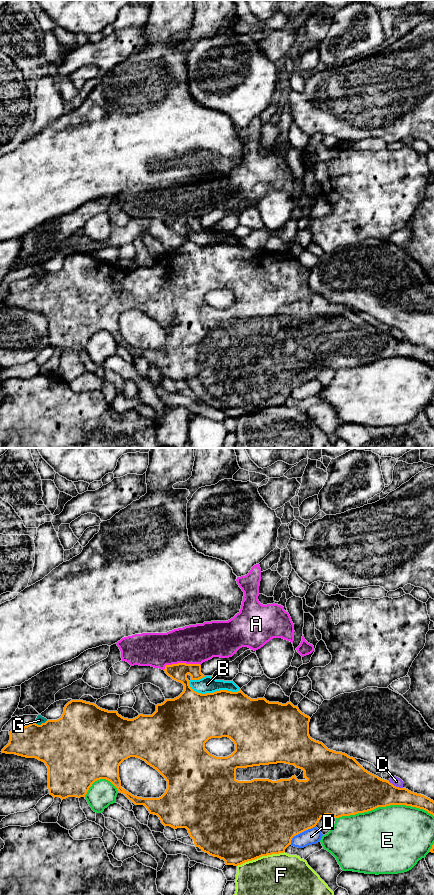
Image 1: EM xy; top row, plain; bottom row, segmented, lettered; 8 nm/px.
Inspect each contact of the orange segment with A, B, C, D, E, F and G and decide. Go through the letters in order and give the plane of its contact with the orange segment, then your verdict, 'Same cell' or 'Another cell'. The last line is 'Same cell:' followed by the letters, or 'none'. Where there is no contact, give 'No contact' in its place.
A: Touches orange in xy. Another cell
B: Touches orange in xy. Another cell
C: Touches orange in xy. Another cell
D: Touches orange in xy. Another cell
E: Touches orange in xy. Another cell
F: Touches orange in xy. Another cell
G: Touches orange in xy. Another cell
Same cell: none

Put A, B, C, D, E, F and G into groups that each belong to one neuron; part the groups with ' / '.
A / B / C / D / E / F / G

